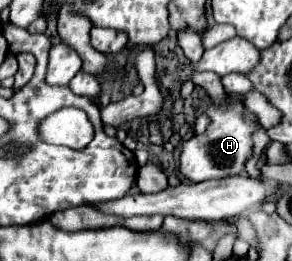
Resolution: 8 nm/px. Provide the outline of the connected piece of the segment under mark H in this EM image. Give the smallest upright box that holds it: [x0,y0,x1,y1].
[179,93,257,183]

